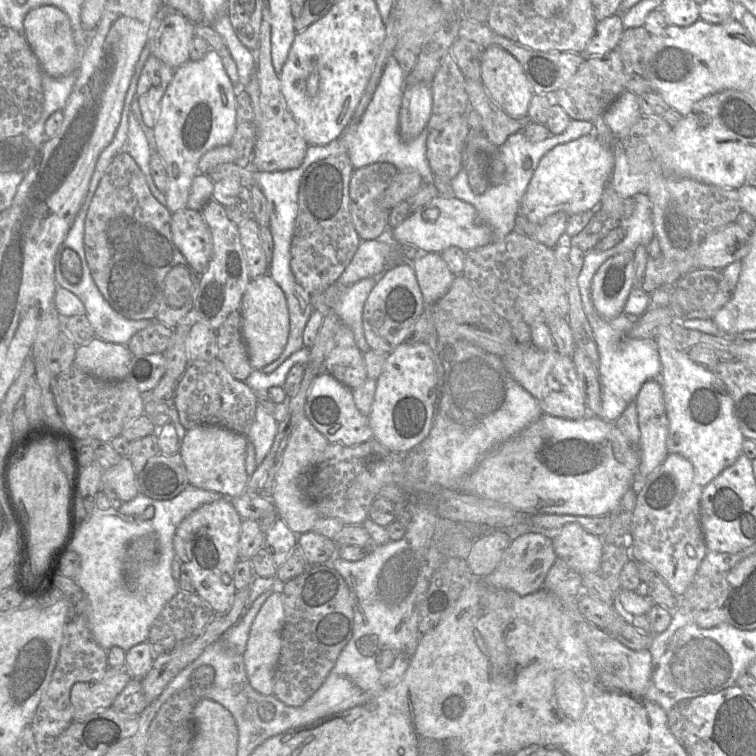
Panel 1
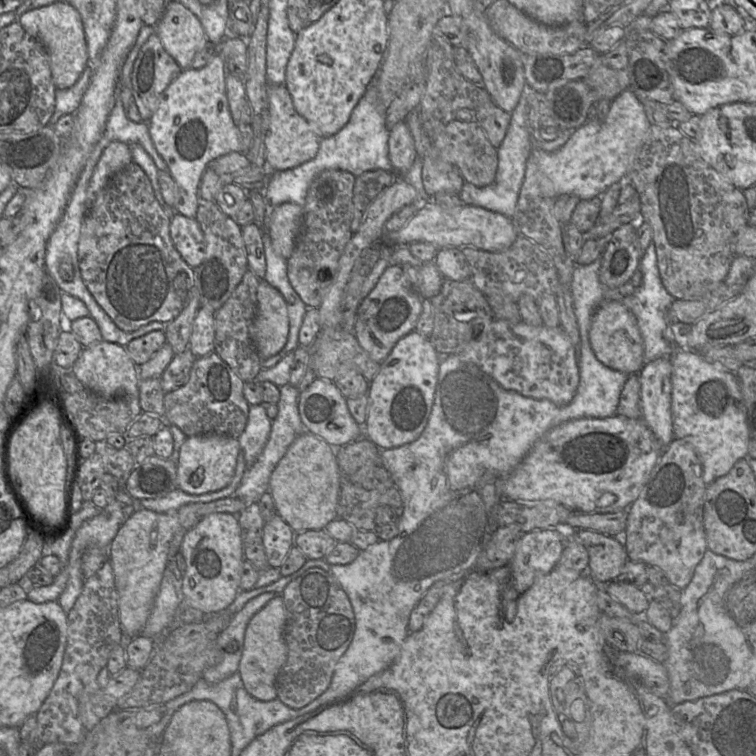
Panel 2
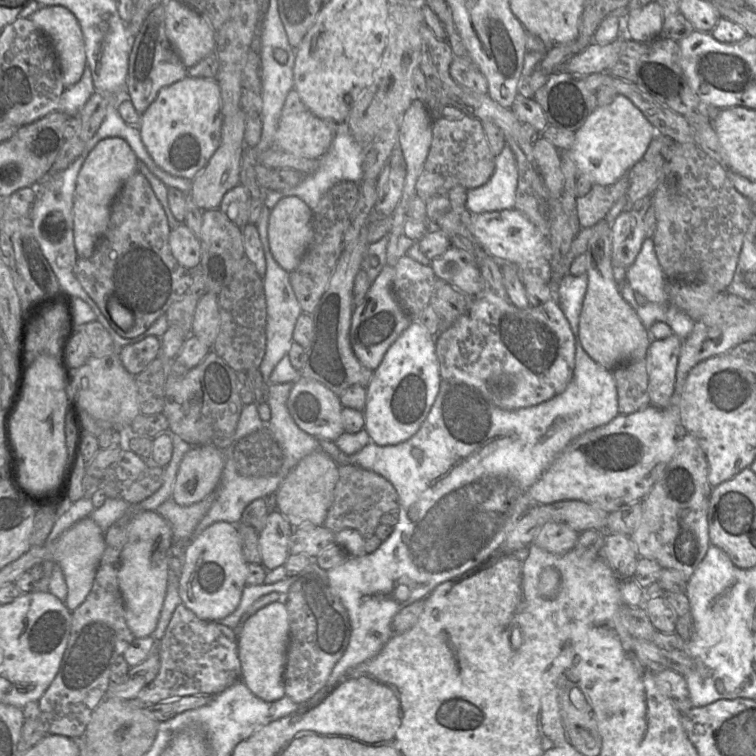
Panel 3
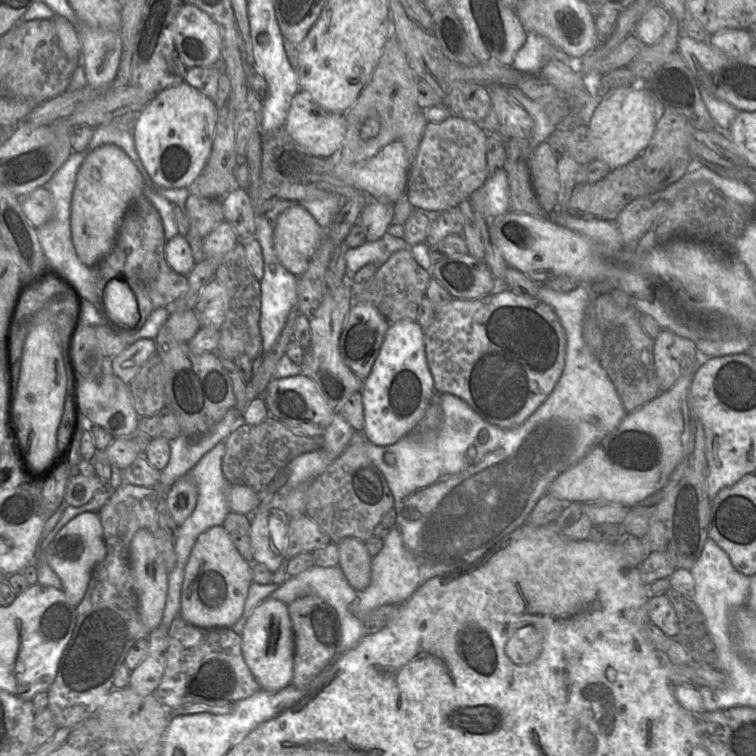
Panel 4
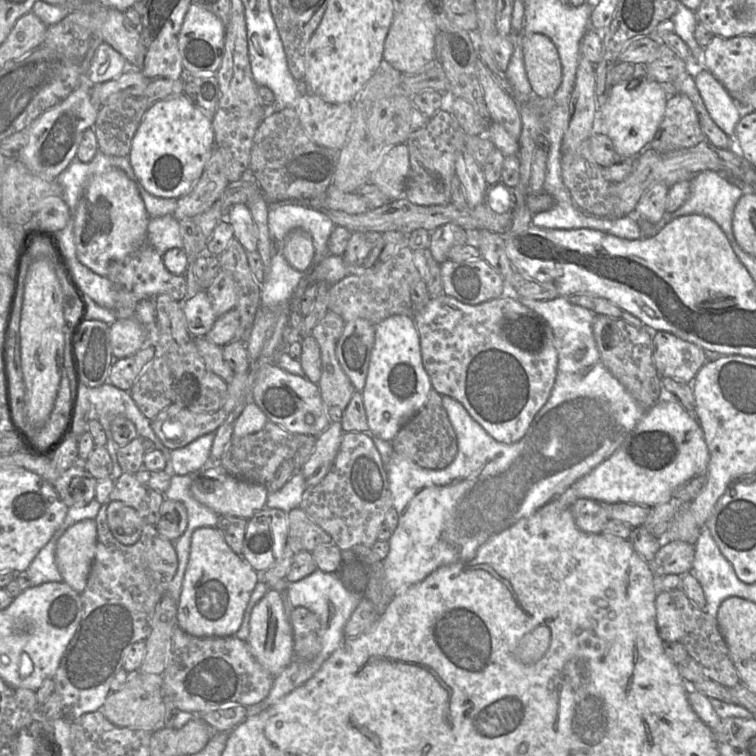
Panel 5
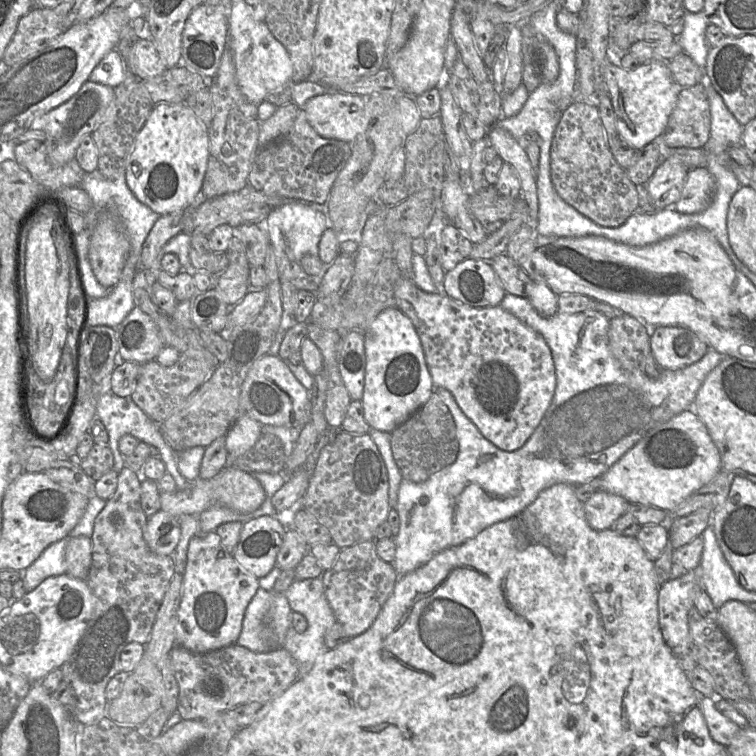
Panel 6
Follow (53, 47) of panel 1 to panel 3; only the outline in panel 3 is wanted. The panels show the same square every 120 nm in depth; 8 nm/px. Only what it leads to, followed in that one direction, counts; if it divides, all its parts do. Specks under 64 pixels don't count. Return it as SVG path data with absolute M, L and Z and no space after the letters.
M43 6L28 18L51 41L66 89L76 84L87 64L84 38L77 18L63 6Z

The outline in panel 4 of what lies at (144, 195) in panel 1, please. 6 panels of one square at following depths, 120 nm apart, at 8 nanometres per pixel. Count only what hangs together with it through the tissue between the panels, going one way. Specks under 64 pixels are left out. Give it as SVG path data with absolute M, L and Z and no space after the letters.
M141 195L126 211L111 252L95 266L89 267L93 270L96 293L102 309L103 291L110 280L123 280L131 289L137 301L140 319L130 332L138 332L154 310L167 307L188 288L188 276L175 272L165 259L166 242L158 210L146 196Z

